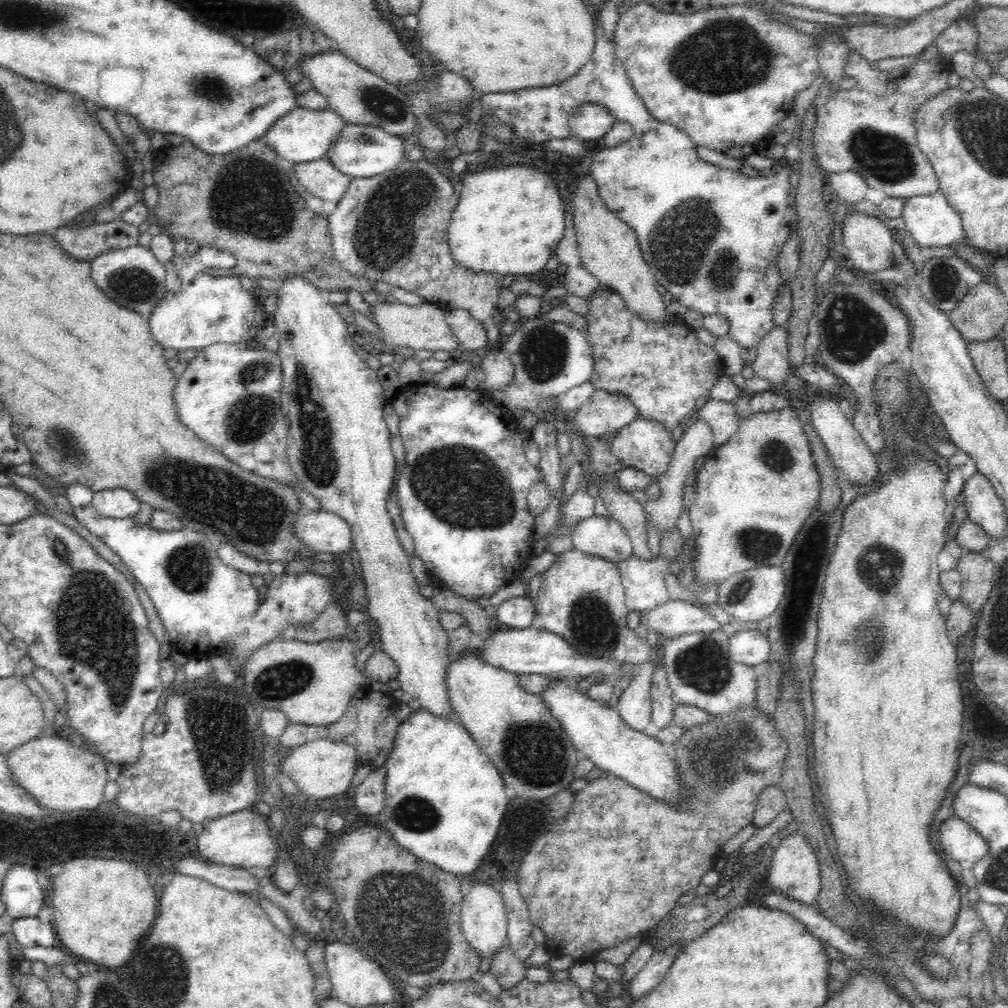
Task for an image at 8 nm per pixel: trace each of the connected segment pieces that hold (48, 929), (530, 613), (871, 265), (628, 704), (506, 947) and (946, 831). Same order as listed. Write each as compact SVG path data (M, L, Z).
M37 917L17 918L11 929L18 944L22 944L22 946L52 948L59 943L52 923L42 924Z
M527 595L504 600L492 611L499 627L523 629L531 626L536 611Z
M850 213L845 219L842 232L844 236L843 243L848 250L846 256L849 257L857 270L868 274L895 266L894 252L892 250L893 236L886 228L886 225L882 223L880 217L864 213Z
M645 662L637 665L633 679L619 696L616 709L624 724L637 732L644 733L651 722L652 679L656 665Z
M507 943L498 948L490 958L492 974L503 990L516 986L525 977L527 964L514 954L514 949Z
M958 817L946 818L939 824L941 850L963 865L978 862L988 854L988 845L968 823Z

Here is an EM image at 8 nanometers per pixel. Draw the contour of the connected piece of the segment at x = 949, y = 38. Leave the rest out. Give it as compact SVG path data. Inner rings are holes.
M969 18L954 21L935 39L935 46L940 47L942 56L951 56L958 51L974 53L977 49L978 31Z

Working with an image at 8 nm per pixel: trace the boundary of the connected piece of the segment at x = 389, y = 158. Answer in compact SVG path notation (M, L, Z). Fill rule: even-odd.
M347 124L340 133L339 139L331 146L326 158L345 175L352 178L370 178L394 171L407 157L404 139L382 130L380 127L361 124Z

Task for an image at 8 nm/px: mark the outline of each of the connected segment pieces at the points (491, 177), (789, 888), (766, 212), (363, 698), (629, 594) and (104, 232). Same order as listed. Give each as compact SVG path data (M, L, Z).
M506 164L485 171L468 171L460 178L463 189L448 227L448 244L456 263L472 271L501 277L509 274L525 276L542 271L565 233L566 207L558 185L548 171L536 166Z
M801 829L782 839L773 854L772 870L766 874L770 886L779 890L794 900L816 906L817 896L821 888L821 873L819 862L809 842Z
M592 11L592 18L594 20L594 51L592 57L572 78L567 78L558 84L558 86L548 86L548 88L530 88L530 90L518 90L518 92L503 92L500 94L488 93L479 96L475 94L474 88L470 86L468 80L464 80L462 76L458 76L456 72L450 72L450 70L440 70L434 79L428 80L426 82L421 82L420 89L409 88L406 92L406 97L410 101L410 108L416 121L418 121L418 126L414 130L418 142L420 142L422 148L426 151L430 158L446 155L449 150L457 148L456 146L456 134L458 130L446 131L439 126L439 117L442 115L459 114L467 120L467 115L470 111L470 104L474 98L479 97L482 103L483 114L489 114L496 116L498 118L498 123L506 125L508 128L513 130L520 140L525 142L546 142L546 140L563 139L569 137L569 126L567 120L569 119L570 110L572 108L578 107L584 103L594 103L600 106L606 107L610 114L613 114L617 120L623 120L632 125L633 135L616 146L606 146L599 152L596 152L594 157L594 165L590 167L589 172L592 175L592 179L596 181L596 186L598 189L598 195L602 199L604 206L608 208L608 211L614 213L620 221L626 223L634 233L636 233L636 238L638 239L638 247L640 247L641 254L643 255L644 261L648 264L648 269L651 271L653 278L656 280L658 285L663 286L668 293L670 293L674 300L679 301L686 309L691 311L700 312L703 316L712 316L715 314L721 314L726 320L729 321L729 332L726 334L731 340L734 340L738 345L741 346L743 351L748 347L755 347L764 340L764 336L768 336L768 332L774 330L773 322L773 305L776 302L776 296L781 284L781 277L779 276L778 269L778 257L780 257L780 252L782 252L782 245L787 241L787 238L791 235L792 231L799 232L799 216L797 215L797 210L795 207L795 194L796 188L792 187L790 183L790 169L788 164L785 162L775 163L772 169L772 174L768 176L752 175L747 176L739 171L734 171L733 169L721 168L720 165L710 164L698 157L696 153L697 146L692 142L690 137L686 136L684 131L680 131L678 127L672 124L660 123L656 119L652 118L652 115L648 112L644 101L636 94L632 83L630 82L629 76L626 74L624 65L618 57L616 57L615 43L610 40L610 38L604 35L604 29L602 29L602 24L599 21L599 14Z
M366 690L360 692L358 698L353 697L348 705L347 711L340 720L329 725L307 725L292 724L291 722L284 729L284 734L280 737L280 745L289 750L302 746L314 740L324 739L348 744L355 749L356 756L361 766L369 766L372 772L384 766L387 756L392 751L396 737L396 728L399 722L394 716L394 711L400 704L397 695L390 695L386 692L376 690Z
M630 556L617 563L625 588L625 604L630 611L654 610L670 600L664 583L664 577L670 574L665 558L644 560Z
M119 218L83 228L60 226L48 234L72 257L89 263L106 252L138 245L141 235L137 226Z

